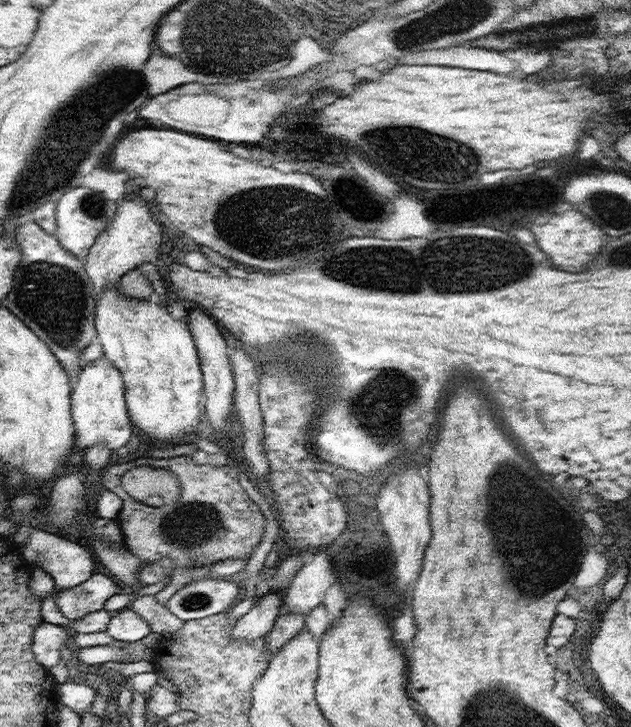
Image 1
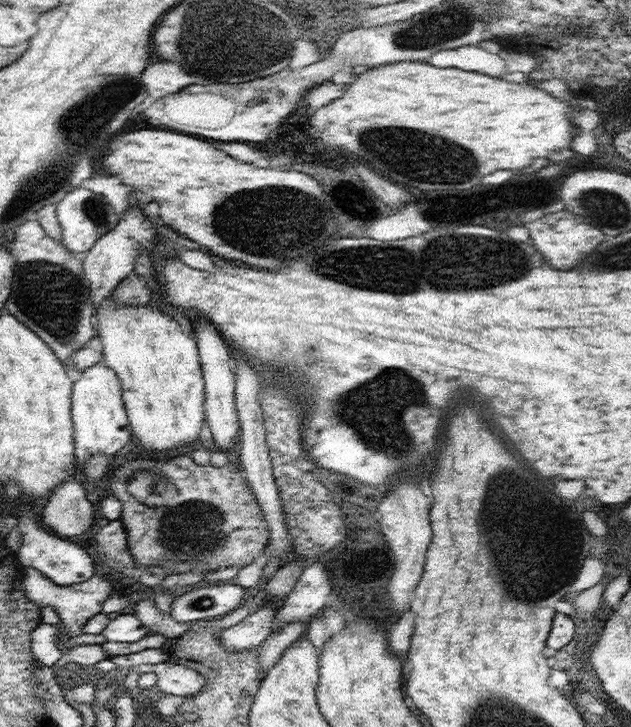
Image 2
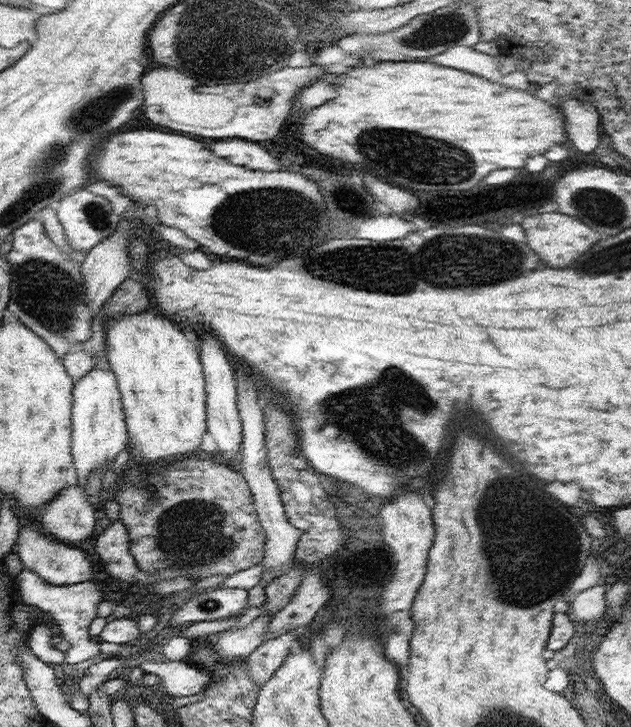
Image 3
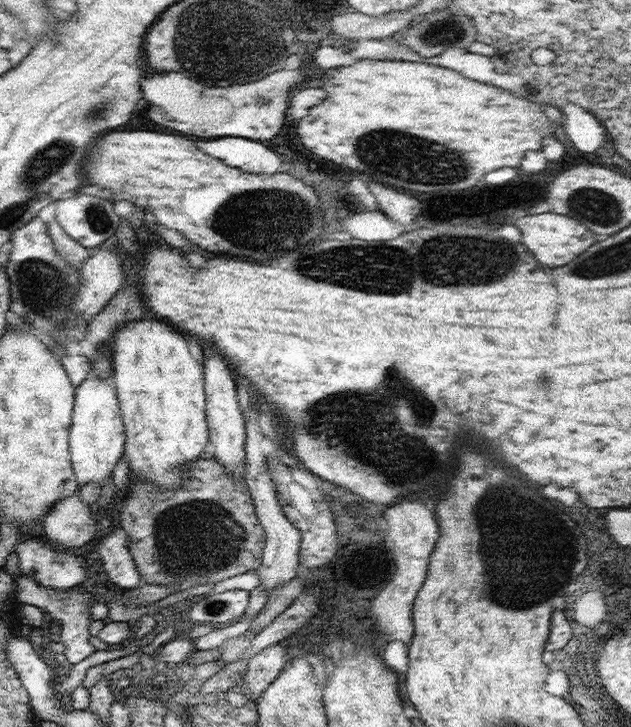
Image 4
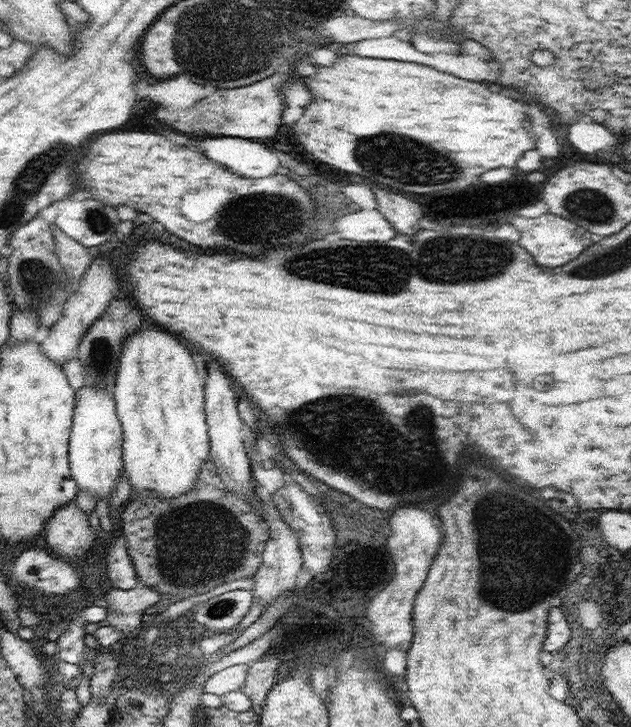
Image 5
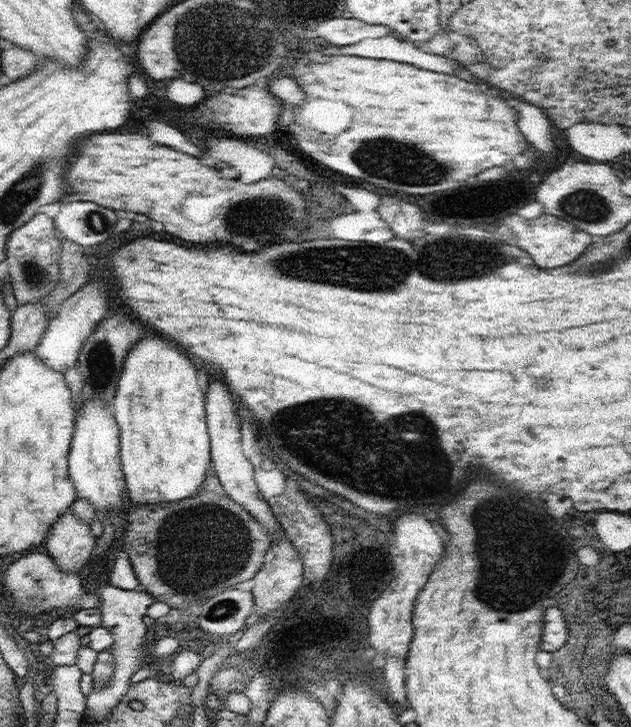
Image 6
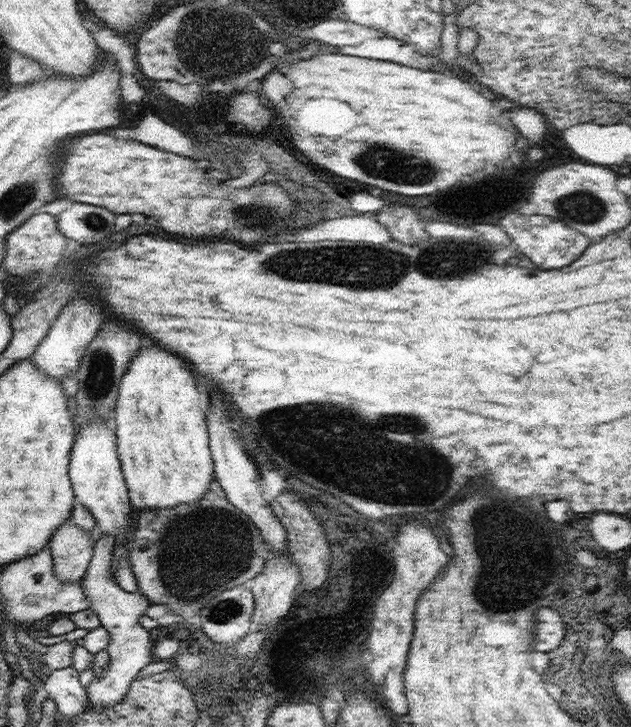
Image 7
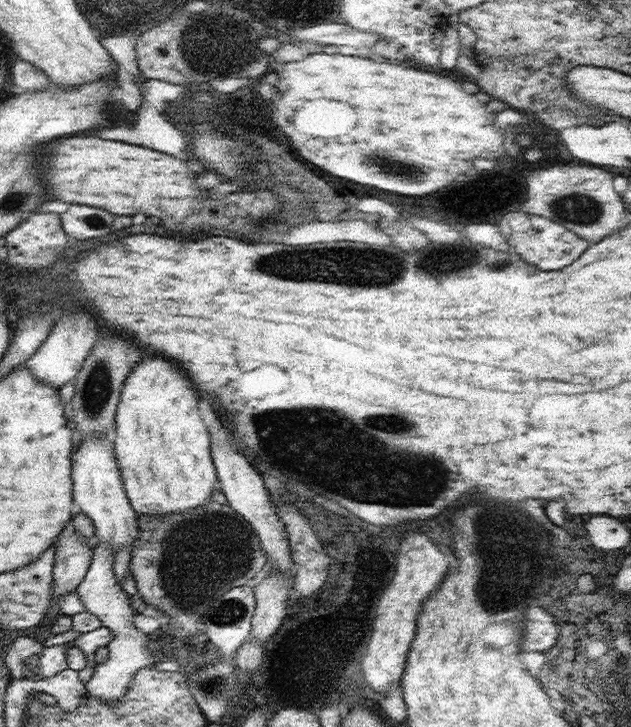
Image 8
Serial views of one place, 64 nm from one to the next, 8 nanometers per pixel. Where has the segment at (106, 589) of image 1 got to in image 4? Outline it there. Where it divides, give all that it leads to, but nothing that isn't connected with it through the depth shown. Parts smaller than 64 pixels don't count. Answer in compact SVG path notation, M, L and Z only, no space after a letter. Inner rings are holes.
M18 575L14 579L14 592L22 604L37 606L44 613L48 612L54 620L60 622L62 629L59 630L60 642L66 646L64 656L70 664L77 664L96 652L96 648L90 643L90 624L92 624L92 598L82 584L68 589L48 588L40 585L30 575Z

